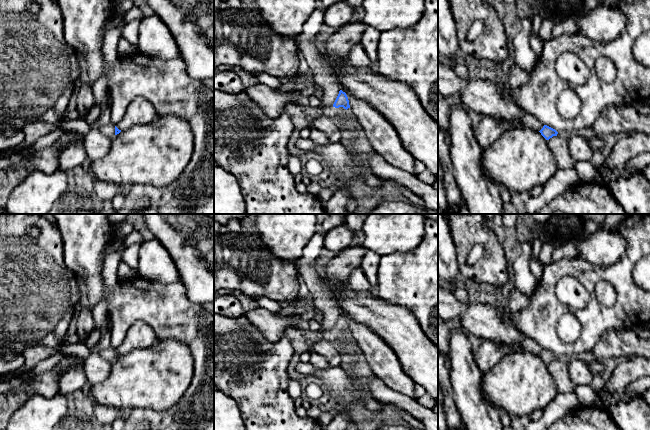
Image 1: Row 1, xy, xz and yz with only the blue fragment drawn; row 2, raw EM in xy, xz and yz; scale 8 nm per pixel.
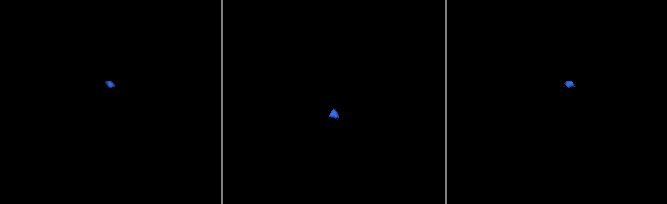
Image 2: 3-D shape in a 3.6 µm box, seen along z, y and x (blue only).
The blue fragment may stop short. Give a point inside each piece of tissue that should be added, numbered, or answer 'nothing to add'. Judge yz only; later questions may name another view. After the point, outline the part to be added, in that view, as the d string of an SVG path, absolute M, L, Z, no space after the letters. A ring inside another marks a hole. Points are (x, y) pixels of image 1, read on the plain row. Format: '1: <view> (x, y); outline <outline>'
1: yz (563, 358); outline M576 354L572 355L561 355L558 356L557 360L564 362L564 363L569 363L572 359L578 358L579 356Z

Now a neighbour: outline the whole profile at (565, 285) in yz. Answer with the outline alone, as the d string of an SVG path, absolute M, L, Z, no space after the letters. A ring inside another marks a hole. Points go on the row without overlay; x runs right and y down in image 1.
M565 276L558 281L555 294L560 302L573 310L584 309L589 302L589 294L586 289L570 276Z

